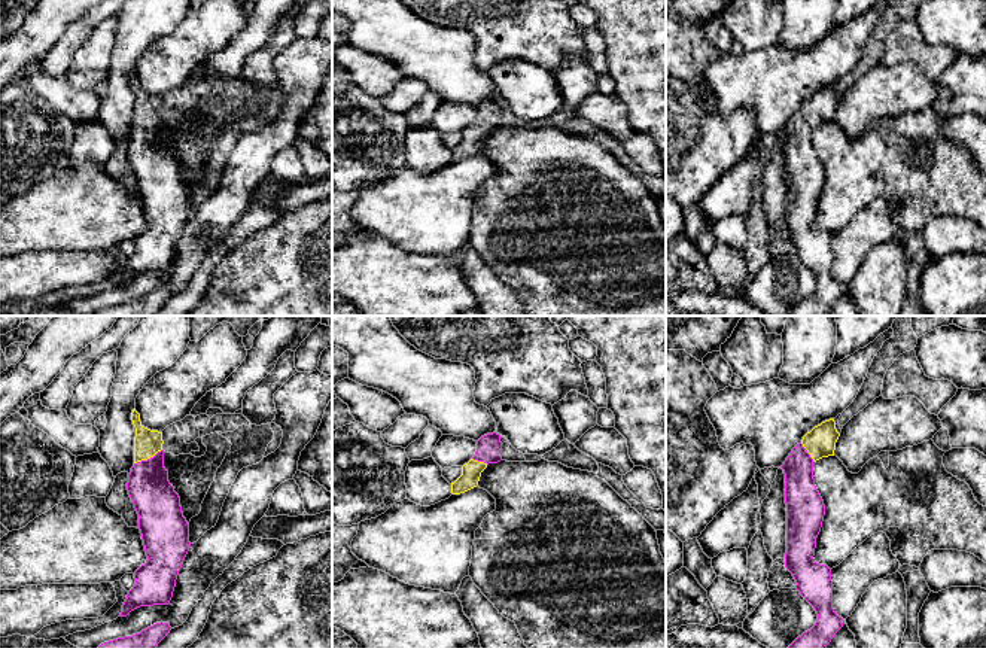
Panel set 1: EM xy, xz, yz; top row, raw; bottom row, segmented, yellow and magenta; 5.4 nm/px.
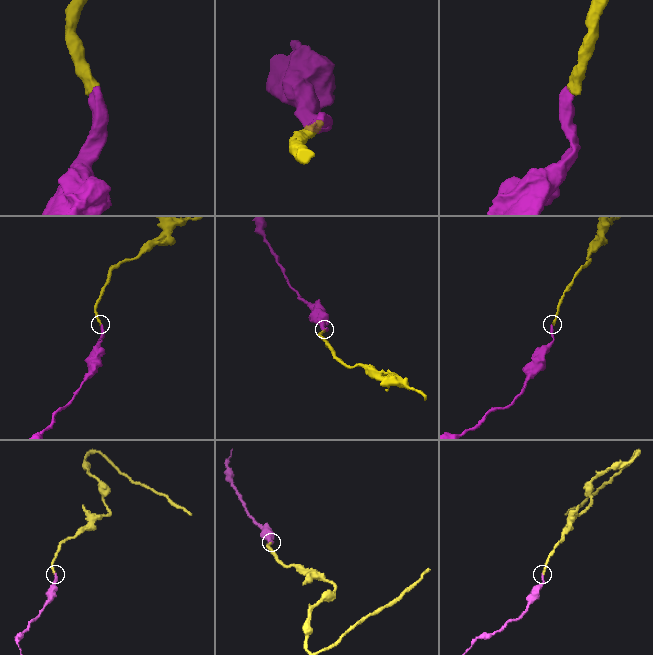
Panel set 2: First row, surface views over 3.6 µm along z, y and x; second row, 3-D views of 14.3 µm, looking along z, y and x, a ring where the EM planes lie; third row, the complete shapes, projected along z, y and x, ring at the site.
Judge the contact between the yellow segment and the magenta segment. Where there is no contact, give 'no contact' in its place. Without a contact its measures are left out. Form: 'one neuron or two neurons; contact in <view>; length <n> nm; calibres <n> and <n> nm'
one neuron; contact in xy; length 170 nm; calibres 150 and 240 nm

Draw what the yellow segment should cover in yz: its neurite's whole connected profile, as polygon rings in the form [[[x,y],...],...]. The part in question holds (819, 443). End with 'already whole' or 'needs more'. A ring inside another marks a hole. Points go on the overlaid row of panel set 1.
[[[834,419],[822,422],[803,436],[780,466],[786,504],[785,568],[792,574],[795,588],[818,614],[815,626],[788,648],[824,648],[845,623],[833,609],[831,569],[813,559],[825,515],[825,505],[813,480],[813,463],[834,456],[839,436]]]; needs more

